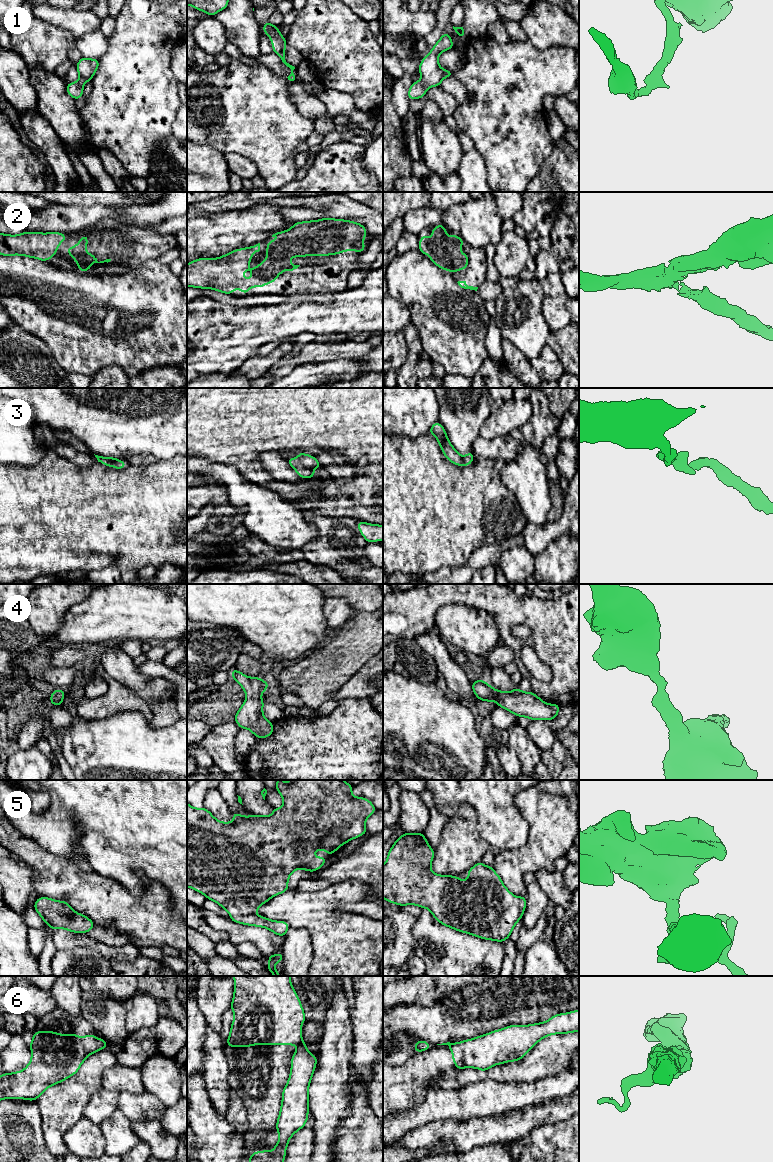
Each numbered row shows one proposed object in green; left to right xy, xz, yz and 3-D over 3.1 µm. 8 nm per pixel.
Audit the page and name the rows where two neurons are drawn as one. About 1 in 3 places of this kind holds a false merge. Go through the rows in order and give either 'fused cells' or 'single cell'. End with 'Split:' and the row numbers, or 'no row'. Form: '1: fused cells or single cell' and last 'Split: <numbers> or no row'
1: single cell
2: single cell
3: single cell
4: single cell
5: single cell
6: fused cells
Split: 6

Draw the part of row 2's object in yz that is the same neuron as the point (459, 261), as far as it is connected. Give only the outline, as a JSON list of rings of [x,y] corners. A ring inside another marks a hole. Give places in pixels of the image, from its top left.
[[[443,224],[432,229],[432,237],[420,236],[418,249],[424,256],[430,251],[430,261],[443,270],[454,273],[465,270],[468,266],[468,256],[460,252],[460,246],[466,243],[457,235],[447,237]]]

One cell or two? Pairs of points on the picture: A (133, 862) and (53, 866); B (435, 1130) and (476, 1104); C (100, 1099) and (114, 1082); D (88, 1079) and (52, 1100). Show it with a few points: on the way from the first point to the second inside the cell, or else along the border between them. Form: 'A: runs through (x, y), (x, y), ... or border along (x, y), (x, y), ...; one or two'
A: border along (91, 868), (99, 874), (112, 879); two
B: border along (474, 1116), (462, 1120), (437, 1119), (428, 1123); two
C: border along (103, 1087), (118, 1093); two
D: runs through (79, 1088), (67, 1100), (61, 1100); one

